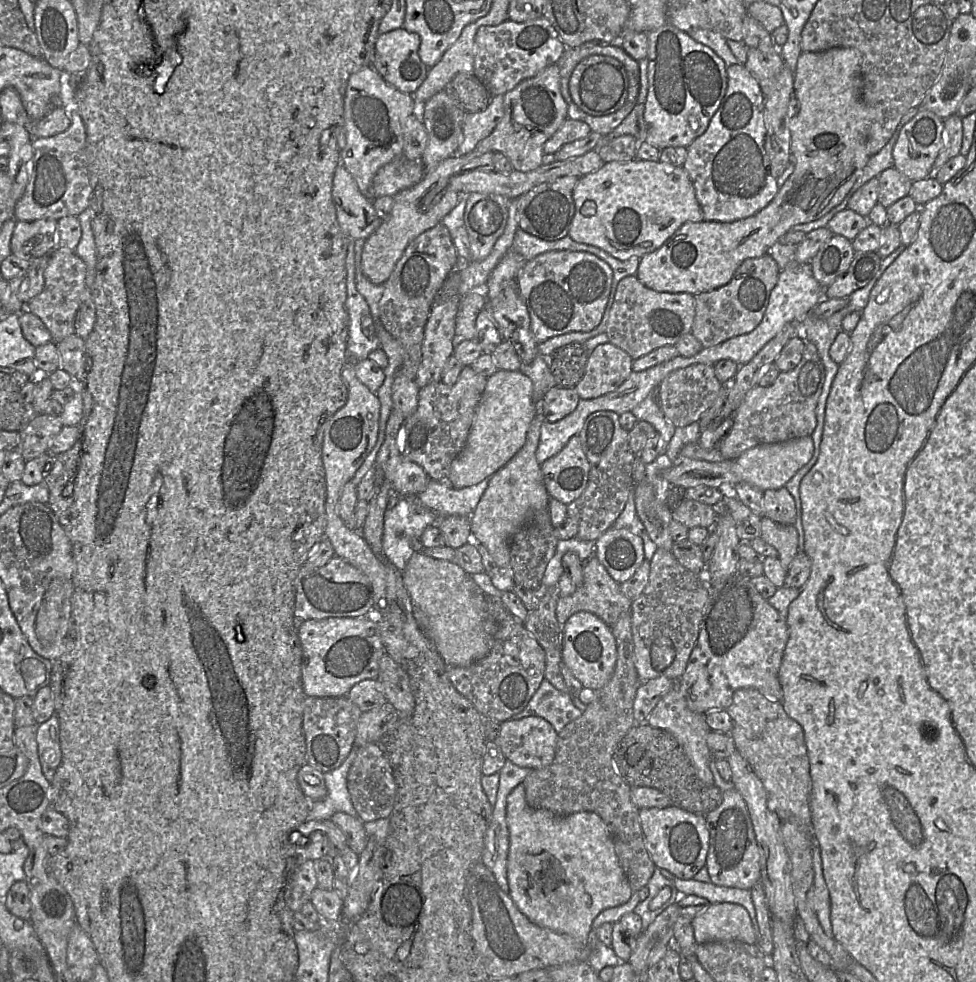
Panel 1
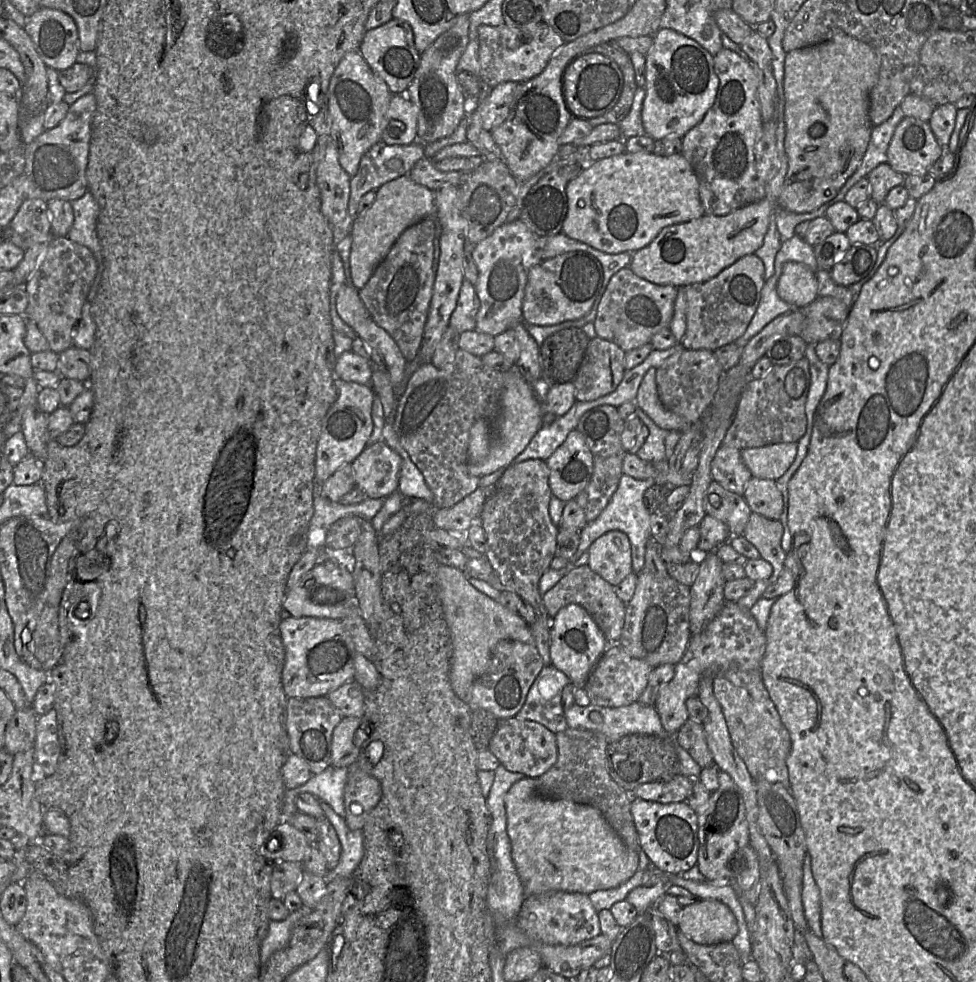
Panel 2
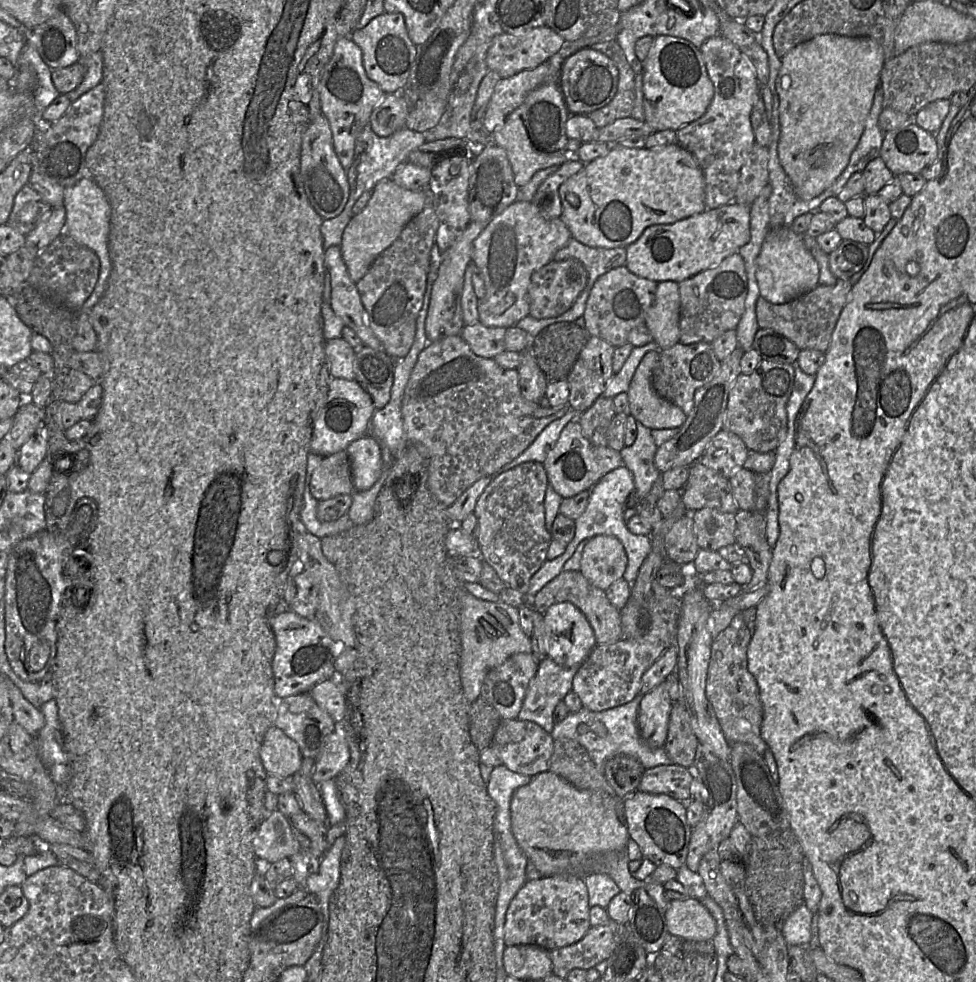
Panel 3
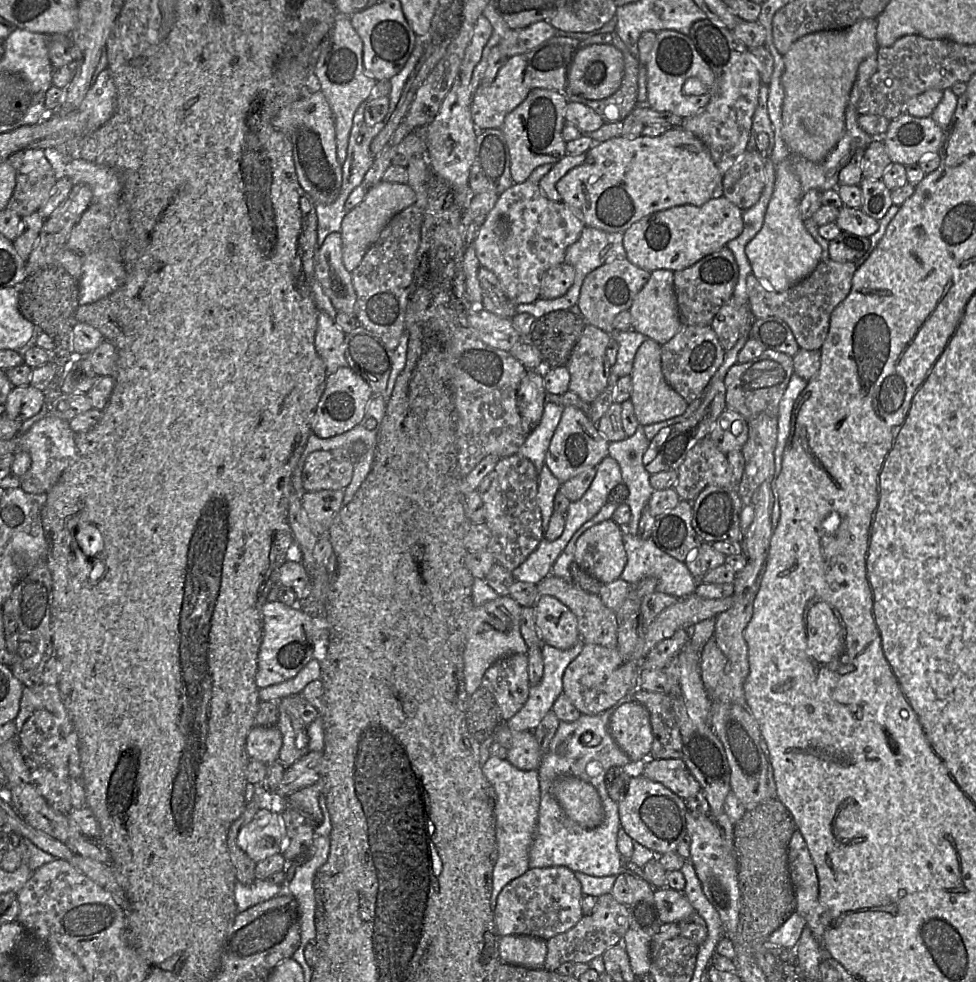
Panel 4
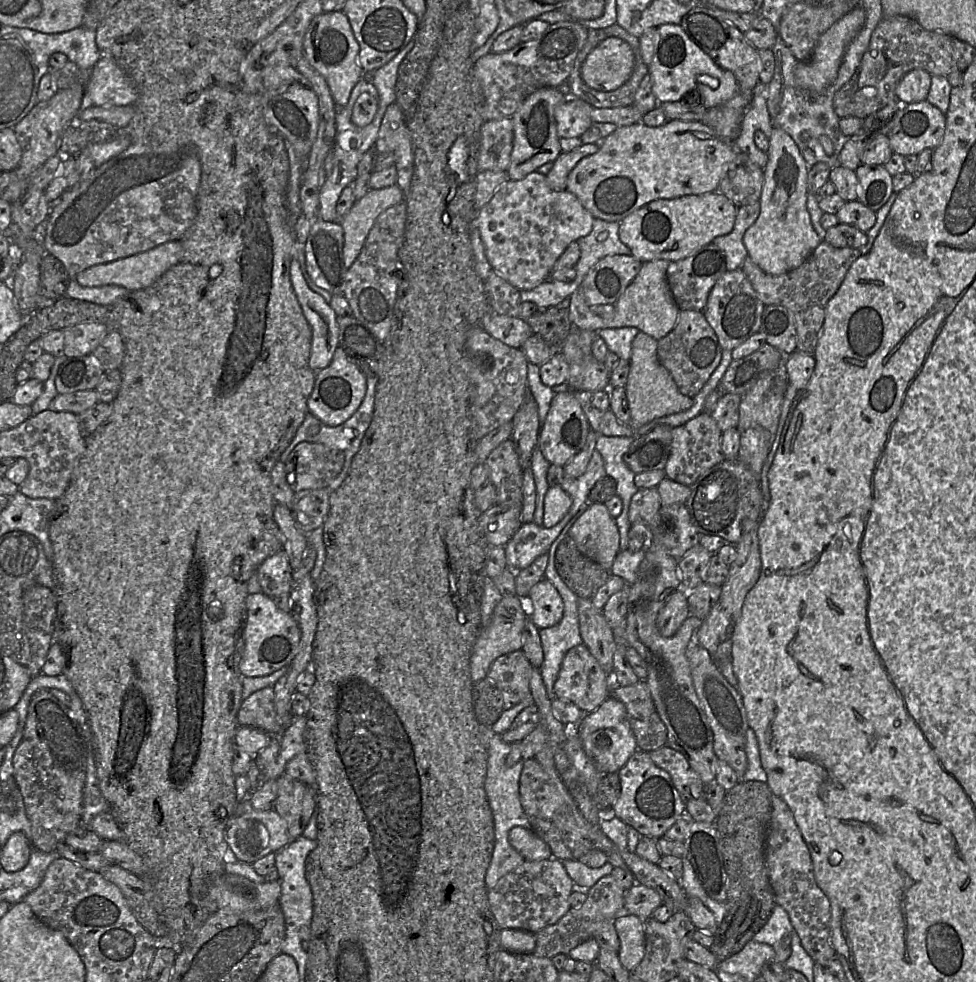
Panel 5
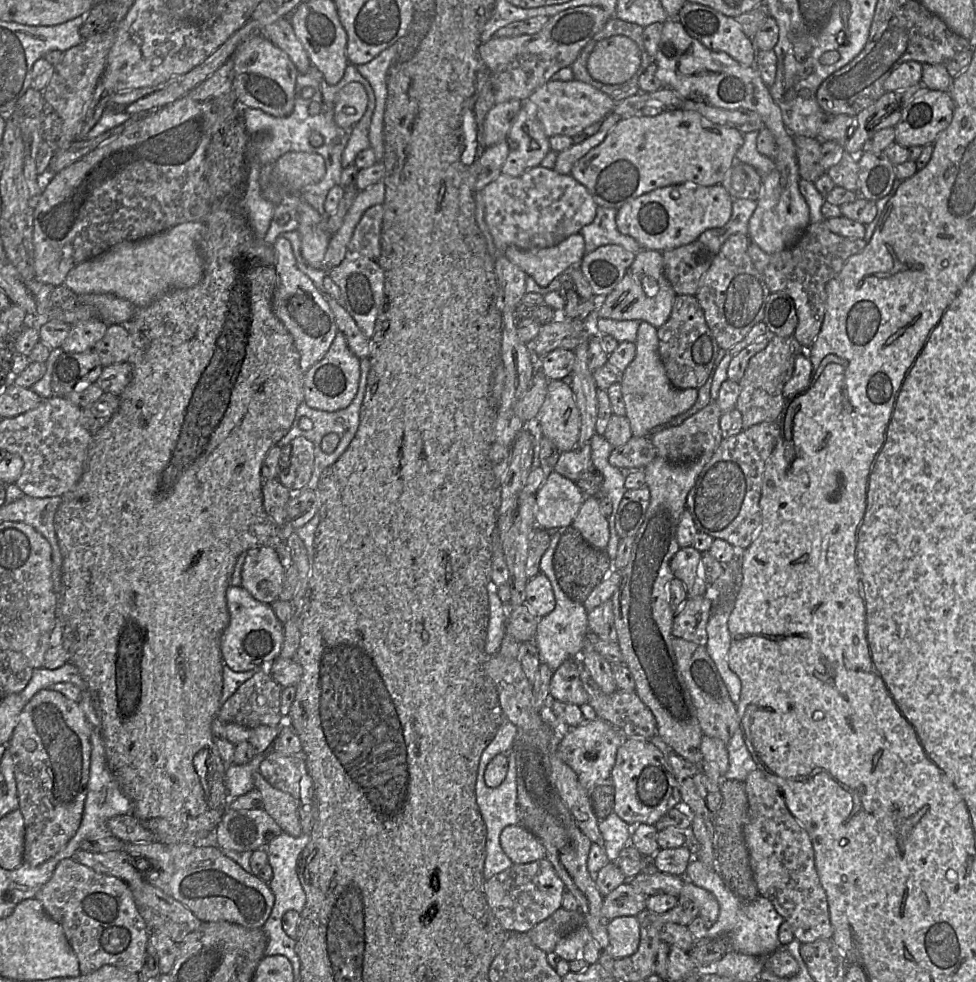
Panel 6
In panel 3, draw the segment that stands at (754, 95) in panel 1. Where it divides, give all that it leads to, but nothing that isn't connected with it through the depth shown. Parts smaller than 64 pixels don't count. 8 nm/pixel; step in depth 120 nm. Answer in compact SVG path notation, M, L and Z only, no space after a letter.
M717 34L707 39L699 48L709 78L714 85L714 96L706 112L695 121L677 131L678 144L689 151L700 166L705 181L705 205L715 209L735 201L735 193L740 180L741 168L754 145L755 136L751 125L751 112L760 95L760 83L747 56L742 50Z

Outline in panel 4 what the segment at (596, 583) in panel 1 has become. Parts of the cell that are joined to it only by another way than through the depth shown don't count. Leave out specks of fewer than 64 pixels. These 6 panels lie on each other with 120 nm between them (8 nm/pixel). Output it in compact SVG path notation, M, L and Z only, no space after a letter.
M550 574L537 584L538 596L552 596L566 605L576 616L580 640L584 644L596 644L604 647L616 647L617 621L616 611L607 608L599 595L583 591L573 583Z

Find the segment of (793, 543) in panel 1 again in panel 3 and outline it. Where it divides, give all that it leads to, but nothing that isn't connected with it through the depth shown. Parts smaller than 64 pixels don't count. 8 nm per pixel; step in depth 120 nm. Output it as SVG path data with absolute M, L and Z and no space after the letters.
M741 510L736 513L736 542L746 553L746 561L752 568L752 579L742 587L754 587L768 583L772 547L766 534L765 512Z

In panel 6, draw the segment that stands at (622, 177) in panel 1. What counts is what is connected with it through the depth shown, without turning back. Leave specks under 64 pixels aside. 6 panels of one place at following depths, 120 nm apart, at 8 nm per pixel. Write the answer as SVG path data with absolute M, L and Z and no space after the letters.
M666 109L656 116L621 119L601 144L572 168L571 175L584 185L598 206L618 210L655 189L676 184L721 184L731 168L744 134L711 122L700 113Z

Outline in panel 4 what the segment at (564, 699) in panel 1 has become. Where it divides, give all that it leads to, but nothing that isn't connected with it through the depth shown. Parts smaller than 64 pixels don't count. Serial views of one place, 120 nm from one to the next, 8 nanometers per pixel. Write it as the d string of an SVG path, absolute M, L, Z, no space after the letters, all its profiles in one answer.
M579 640L568 650L559 650L542 642L543 676L539 684L530 686L524 706L505 724L515 731L531 731L552 709L555 700L563 693L563 675L567 666L584 647Z

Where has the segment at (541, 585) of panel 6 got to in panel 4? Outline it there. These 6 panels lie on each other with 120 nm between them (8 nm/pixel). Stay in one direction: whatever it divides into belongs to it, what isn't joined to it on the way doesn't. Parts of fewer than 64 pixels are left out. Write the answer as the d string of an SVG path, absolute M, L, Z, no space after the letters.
M539 596L534 611L535 624L544 644L568 650L580 640L576 616L558 599Z

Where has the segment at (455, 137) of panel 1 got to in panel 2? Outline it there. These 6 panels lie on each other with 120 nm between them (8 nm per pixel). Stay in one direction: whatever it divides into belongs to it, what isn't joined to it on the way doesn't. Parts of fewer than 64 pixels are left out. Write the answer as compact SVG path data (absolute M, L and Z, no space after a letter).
M460 14L455 18L453 25L440 34L436 40L422 53L420 53L420 64L415 76L406 89L407 97L412 102L417 112L417 140L423 146L436 140L450 136L461 120L468 116L469 102L463 94L457 82L457 64L468 45L468 34L470 26L470 14Z

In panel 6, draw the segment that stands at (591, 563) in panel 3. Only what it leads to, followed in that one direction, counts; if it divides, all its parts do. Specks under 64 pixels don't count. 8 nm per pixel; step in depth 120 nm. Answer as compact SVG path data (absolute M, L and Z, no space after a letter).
M585 498L572 525L593 547L606 550L610 538L609 523L608 518L600 511L598 498Z

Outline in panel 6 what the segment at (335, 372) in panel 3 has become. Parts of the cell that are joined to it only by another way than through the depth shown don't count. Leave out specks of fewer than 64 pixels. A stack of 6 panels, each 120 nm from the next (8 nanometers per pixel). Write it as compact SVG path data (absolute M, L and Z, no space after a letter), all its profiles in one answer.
M278 237L272 247L276 256L277 286L272 298L272 309L292 335L300 354L300 367L305 373L321 360L329 350L338 330L335 317L324 294L312 279L302 272L296 262L291 243Z

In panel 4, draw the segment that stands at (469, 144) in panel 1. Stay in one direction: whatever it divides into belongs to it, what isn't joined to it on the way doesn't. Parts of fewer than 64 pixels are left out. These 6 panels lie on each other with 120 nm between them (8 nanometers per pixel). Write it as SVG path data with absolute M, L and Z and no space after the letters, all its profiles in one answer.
M555 35L532 50L512 56L500 68L489 85L480 84L472 100L472 120L479 130L501 128L504 119L519 106L534 89L549 89L562 92L565 69L572 53L580 47L580 41Z

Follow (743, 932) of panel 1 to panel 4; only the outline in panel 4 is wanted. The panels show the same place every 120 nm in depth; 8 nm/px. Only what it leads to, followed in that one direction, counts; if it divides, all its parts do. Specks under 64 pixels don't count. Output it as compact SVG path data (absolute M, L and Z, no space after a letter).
M672 888L654 889L654 901L662 923L678 923L696 912L683 892Z

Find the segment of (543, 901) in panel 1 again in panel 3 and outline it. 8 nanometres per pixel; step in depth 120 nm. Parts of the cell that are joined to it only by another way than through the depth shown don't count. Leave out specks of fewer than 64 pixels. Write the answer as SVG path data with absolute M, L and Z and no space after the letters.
M551 771L533 776L528 784L514 791L510 814L512 833L518 846L543 877L558 874L583 877L596 873L603 857L625 850L630 838L627 826L617 817L613 798L603 792L578 789Z

